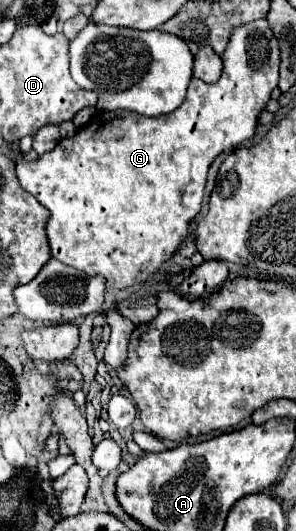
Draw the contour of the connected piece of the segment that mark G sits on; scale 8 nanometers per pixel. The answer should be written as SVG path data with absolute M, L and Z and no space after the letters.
M258 19L234 27L222 61L224 71L220 81L208 85L192 79L184 103L170 115L146 117L134 115L134 111L98 111L72 139L62 139L52 151L34 161L16 163L16 175L22 189L34 195L50 211L46 231L52 257L88 275L106 277L108 291L146 281L172 257L188 233L190 219L200 213L210 163L222 151L252 139L258 115L270 101L272 89L278 85L280 47L268 21Z

